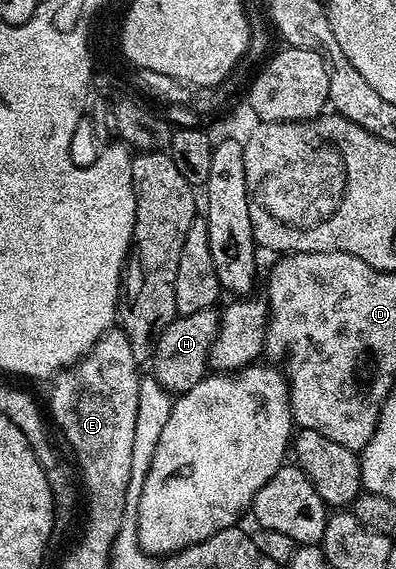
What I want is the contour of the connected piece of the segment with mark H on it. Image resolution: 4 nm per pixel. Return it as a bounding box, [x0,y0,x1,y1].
[153,309,219,396]

